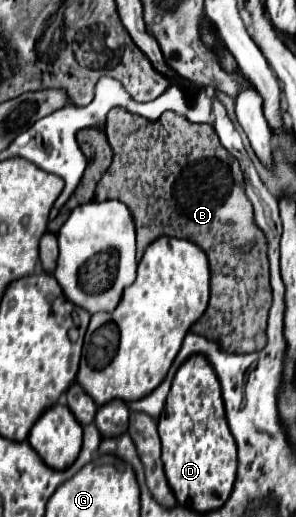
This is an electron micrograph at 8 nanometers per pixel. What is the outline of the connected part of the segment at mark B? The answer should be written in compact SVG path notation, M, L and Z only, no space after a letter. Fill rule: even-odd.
M113 107L107 113L107 139L113 149L113 163L97 185L95 201L119 199L123 201L137 227L137 257L141 259L145 247L161 237L189 239L207 251L211 265L211 299L203 317L191 327L193 333L217 341L227 353L253 353L267 345L267 315L271 307L269 259L265 233L255 225L253 205L245 195L245 181L239 161L225 151L217 131L207 123L191 123L189 119L165 111L157 121L143 119L123 107Z

